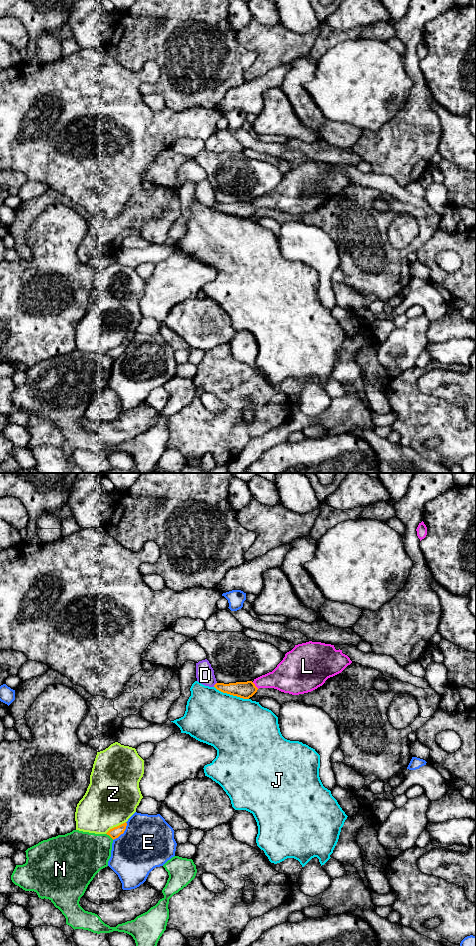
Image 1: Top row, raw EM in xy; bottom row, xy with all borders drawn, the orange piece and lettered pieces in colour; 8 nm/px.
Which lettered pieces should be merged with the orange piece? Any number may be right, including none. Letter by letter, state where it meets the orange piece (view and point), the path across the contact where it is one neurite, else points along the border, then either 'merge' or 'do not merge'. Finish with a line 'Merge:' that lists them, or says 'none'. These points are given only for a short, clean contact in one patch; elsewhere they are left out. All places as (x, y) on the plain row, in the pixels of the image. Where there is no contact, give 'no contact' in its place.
D: meets orange in xy at (215, 204); do not merge
E: meets orange in xy at (123, 352); do not merge
J: meets orange in xy at (231, 214); do not merge
L: meets orange in xy at (254, 205); runs through xy (245, 210), (254, 205), (259, 202), (284, 197); merge
N: meets orange in xy at (110, 356); do not merge
Z: meets orange in xy at (115, 347); do not merge
Merge: L

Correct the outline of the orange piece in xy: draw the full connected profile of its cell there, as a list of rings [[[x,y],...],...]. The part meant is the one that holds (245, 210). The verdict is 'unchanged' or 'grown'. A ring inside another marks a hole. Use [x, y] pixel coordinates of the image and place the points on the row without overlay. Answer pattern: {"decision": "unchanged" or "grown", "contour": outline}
{"decision": "grown", "contour": [[[309,161],[295,165],[272,192],[253,202],[216,203],[214,207],[243,219],[252,217],[259,208],[274,208],[299,215],[322,206],[328,198],[341,193],[351,183],[350,178],[342,170],[336,170],[334,165]]]}

